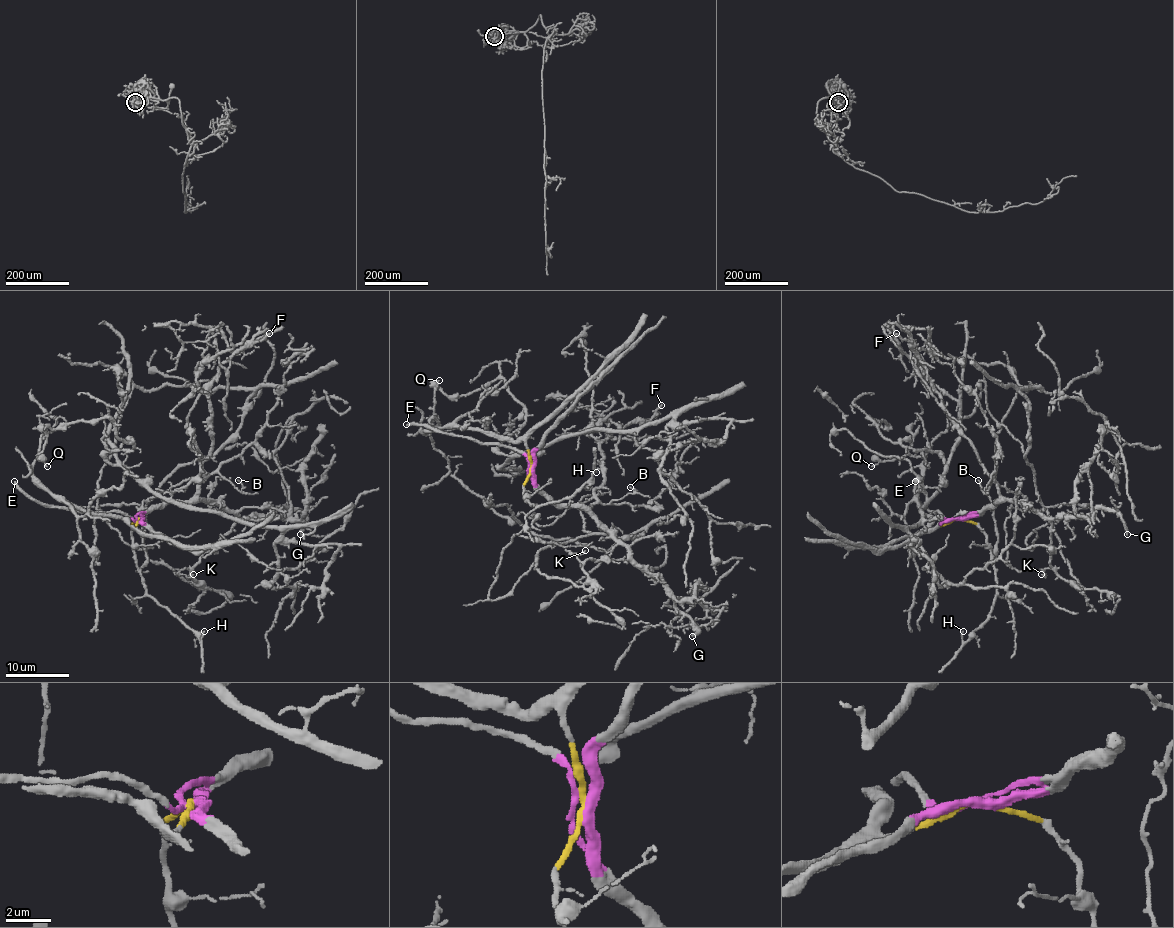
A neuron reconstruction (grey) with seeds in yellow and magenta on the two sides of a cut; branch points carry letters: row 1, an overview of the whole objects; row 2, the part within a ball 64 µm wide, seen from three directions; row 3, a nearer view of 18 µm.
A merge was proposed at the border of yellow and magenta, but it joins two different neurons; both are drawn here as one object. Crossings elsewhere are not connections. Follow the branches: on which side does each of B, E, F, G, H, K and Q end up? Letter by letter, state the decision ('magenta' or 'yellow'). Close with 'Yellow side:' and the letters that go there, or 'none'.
B: magenta
E: magenta
F: magenta
G: magenta
H: yellow
K: magenta
Q: yellow
Yellow side: H, Q

